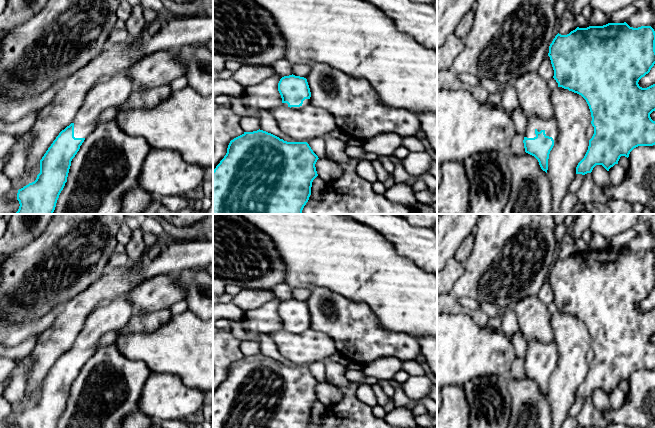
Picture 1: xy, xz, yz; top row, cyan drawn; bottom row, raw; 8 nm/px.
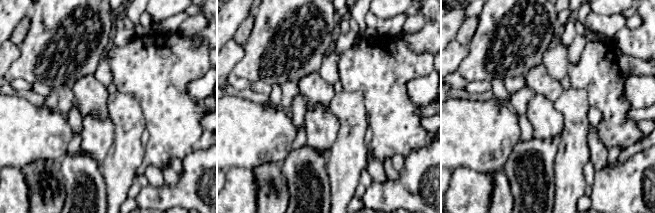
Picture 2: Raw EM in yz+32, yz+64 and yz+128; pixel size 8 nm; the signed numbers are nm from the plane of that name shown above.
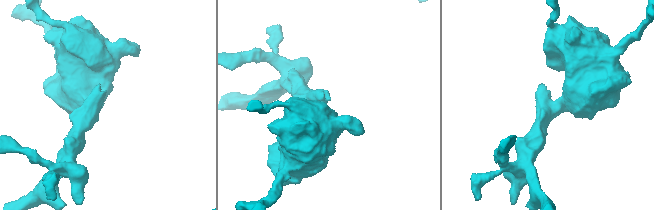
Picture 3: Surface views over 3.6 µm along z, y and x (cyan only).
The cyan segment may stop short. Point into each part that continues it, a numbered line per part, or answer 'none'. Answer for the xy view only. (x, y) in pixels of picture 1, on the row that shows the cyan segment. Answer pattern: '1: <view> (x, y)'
1: xy (114, 91)

